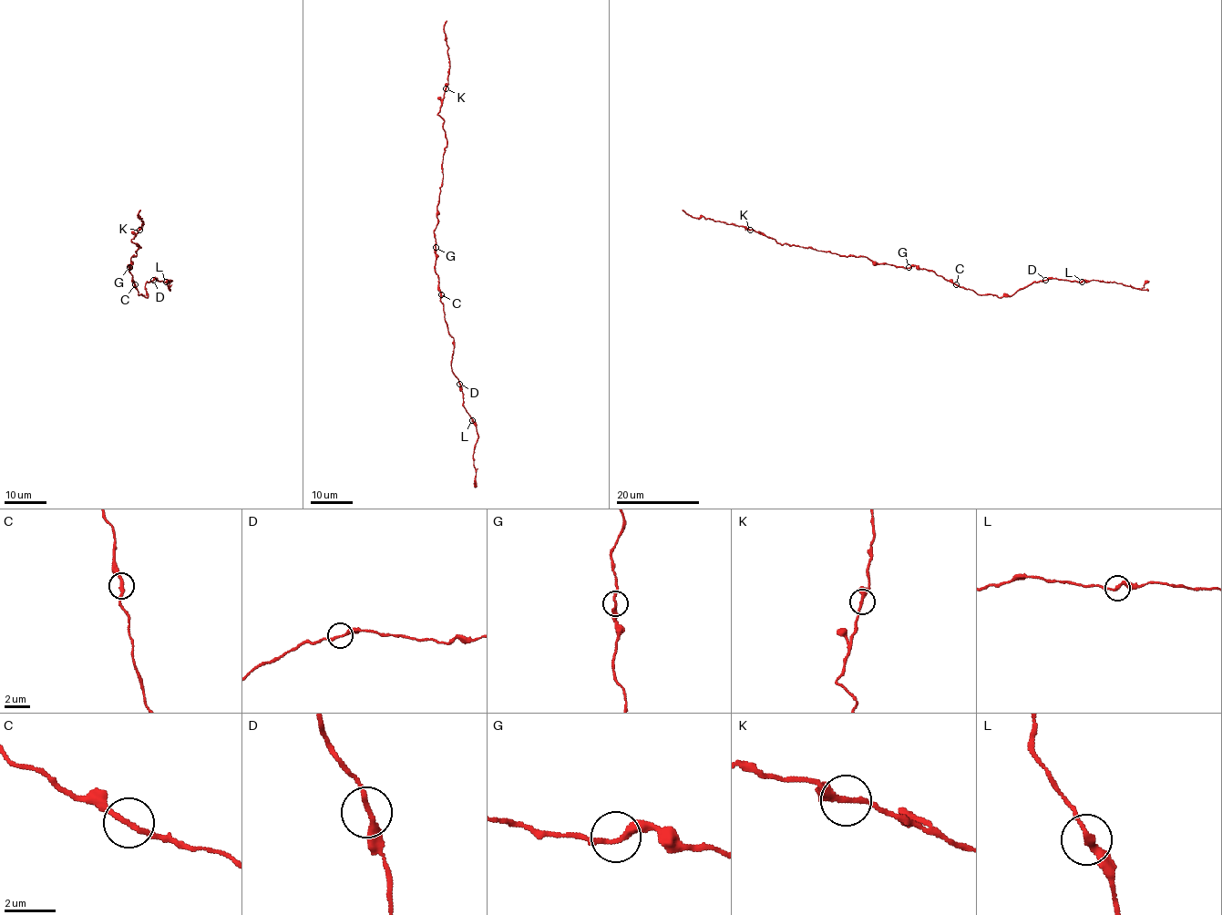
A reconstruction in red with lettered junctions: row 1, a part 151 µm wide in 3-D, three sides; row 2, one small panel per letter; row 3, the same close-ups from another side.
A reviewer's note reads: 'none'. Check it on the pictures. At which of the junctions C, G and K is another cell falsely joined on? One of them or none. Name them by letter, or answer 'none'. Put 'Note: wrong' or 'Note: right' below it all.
none
Note: right

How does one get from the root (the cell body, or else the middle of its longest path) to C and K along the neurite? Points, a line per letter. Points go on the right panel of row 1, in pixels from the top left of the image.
C: (919, 268), (933, 271), (956, 285)
K: (919, 268), (874, 263), (865, 257), (841, 256), (798, 245), (780, 244), (773, 238), (750, 230)

